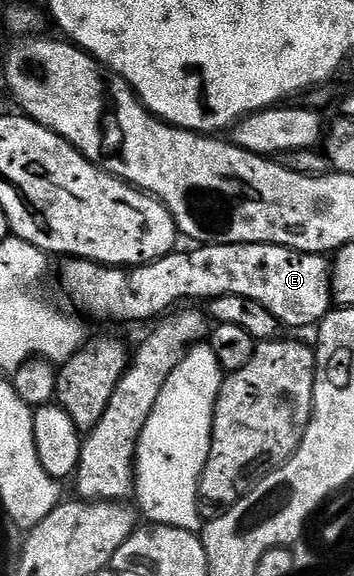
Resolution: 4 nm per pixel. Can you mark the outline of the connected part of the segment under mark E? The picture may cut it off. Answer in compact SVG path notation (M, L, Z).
M263 243L198 244L190 253L181 252L168 253L163 259L146 265L100 265L94 261L69 259L64 262L66 265L61 269L61 289L69 296L74 310L82 309L82 311L77 311L84 314L86 318L98 317L101 321L150 320L149 322L152 322L182 303L197 303L200 297L212 299L223 295L243 295L243 299L255 299L255 303L267 307L267 311L275 315L275 319L281 326L289 328L290 325L293 329L305 329L308 325L320 326L322 319L330 313L331 306L334 304L331 288L331 261L328 256Z

